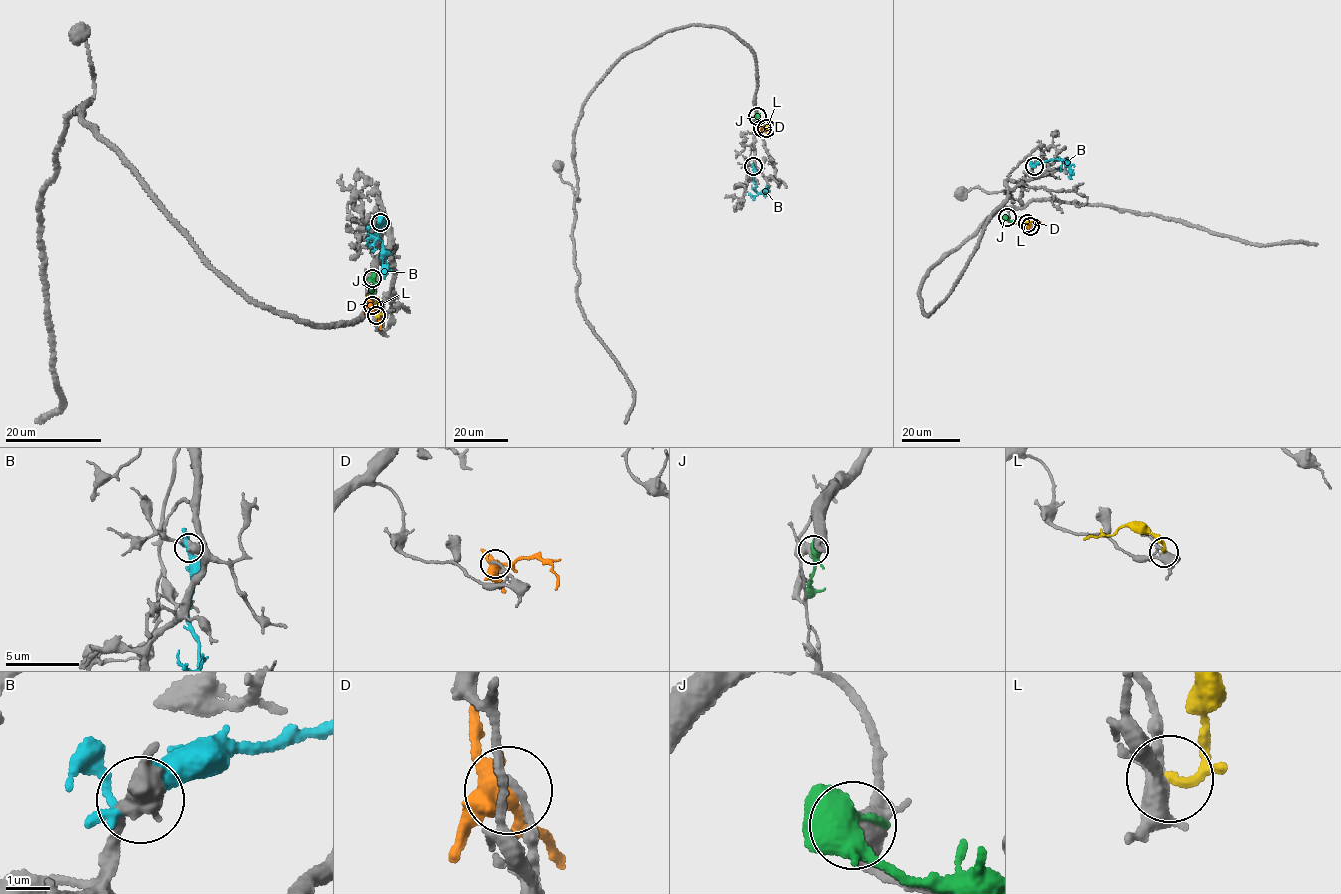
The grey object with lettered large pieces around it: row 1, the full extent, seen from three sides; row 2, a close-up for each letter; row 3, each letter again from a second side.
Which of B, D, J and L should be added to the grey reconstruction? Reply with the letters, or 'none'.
L

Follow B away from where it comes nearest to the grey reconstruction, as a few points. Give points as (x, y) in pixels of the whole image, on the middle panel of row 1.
B: (753, 166), (757, 192), (763, 192), (766, 188)

